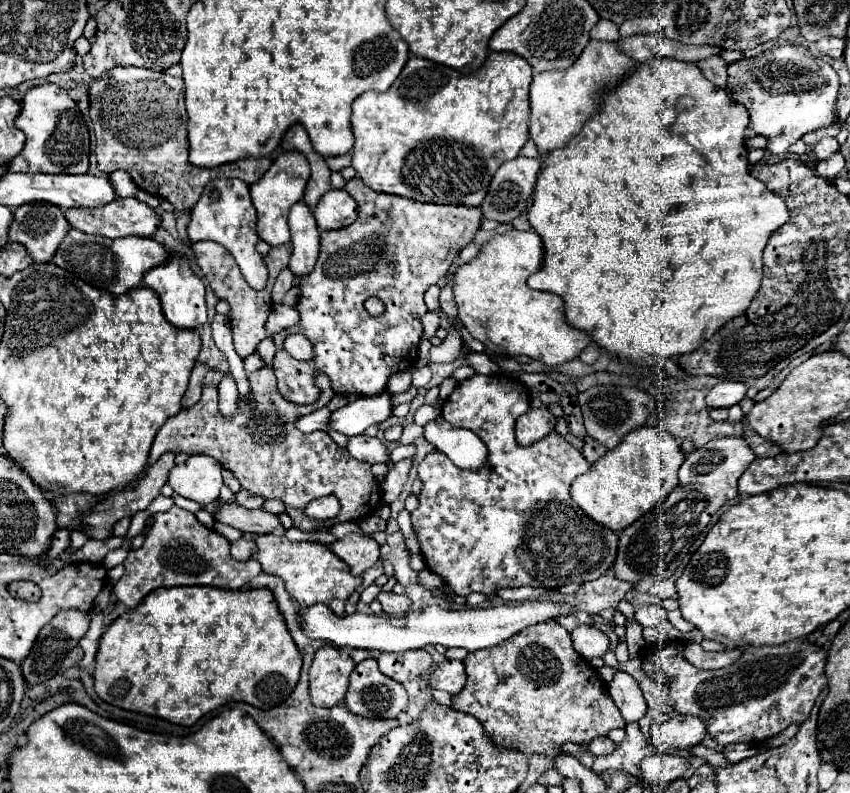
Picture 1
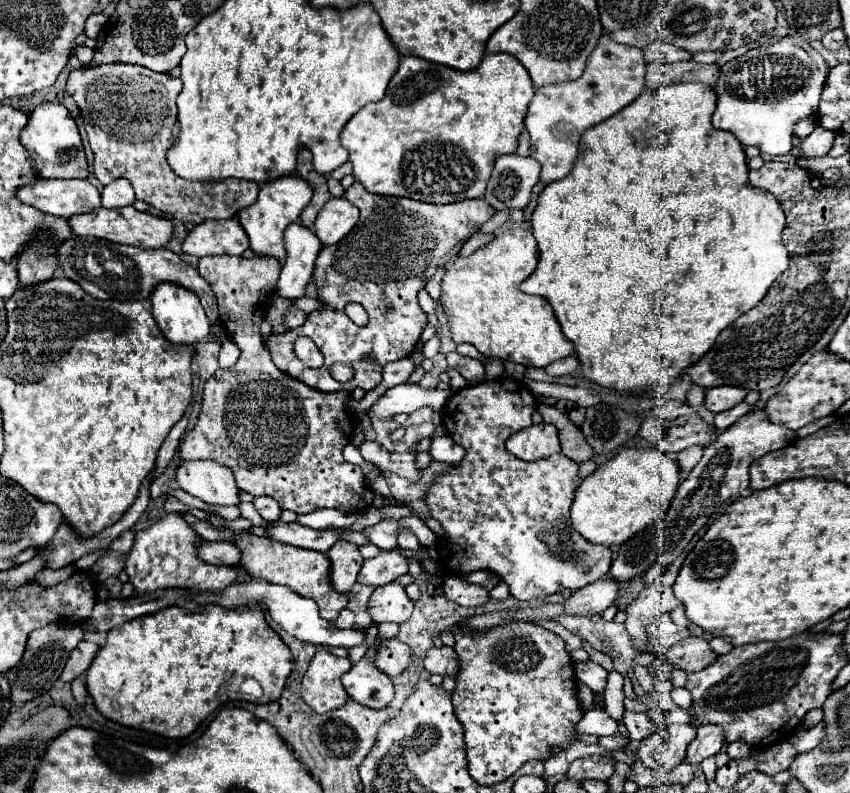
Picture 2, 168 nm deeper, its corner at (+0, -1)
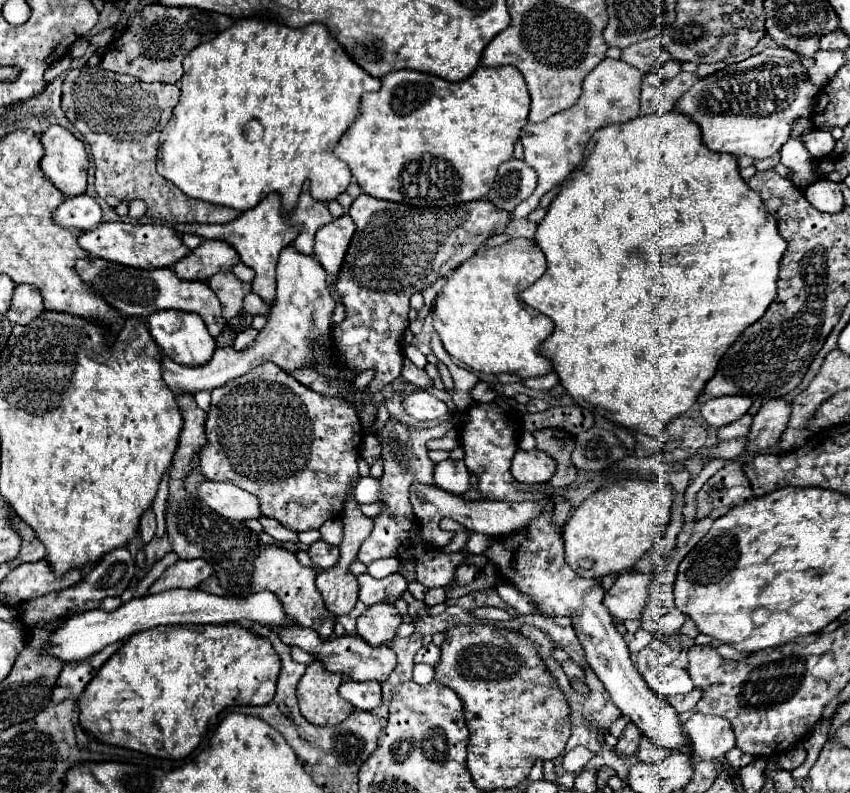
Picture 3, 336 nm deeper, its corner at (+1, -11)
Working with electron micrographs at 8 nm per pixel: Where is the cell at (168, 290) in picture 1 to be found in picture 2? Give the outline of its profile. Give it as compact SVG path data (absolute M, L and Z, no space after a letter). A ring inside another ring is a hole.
M159 283L151 293L151 303L153 303L153 317L163 335L171 343L199 343L209 339L211 321L207 319L199 303L199 297L193 291L187 291L177 283Z

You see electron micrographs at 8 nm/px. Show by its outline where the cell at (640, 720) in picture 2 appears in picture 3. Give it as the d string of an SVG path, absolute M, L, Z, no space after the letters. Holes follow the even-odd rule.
M642 735L640 749L638 749L638 755L636 757L642 763L662 763L668 757L668 751L664 751L662 747L654 747L654 743L650 743L650 739L646 739Z

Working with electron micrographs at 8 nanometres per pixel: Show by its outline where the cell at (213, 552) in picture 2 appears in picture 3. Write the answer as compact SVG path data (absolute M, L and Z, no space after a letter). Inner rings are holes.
M202 559L176 561L162 573L160 579L156 579L150 585L148 593L162 593L168 589L194 589L210 575L212 575L212 567Z

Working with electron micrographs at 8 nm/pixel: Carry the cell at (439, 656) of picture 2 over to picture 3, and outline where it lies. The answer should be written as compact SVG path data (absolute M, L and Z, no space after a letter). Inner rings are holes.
M430 643L430 645L424 645L416 655L414 655L414 661L416 663L428 663L428 665L436 665L438 663L438 655L440 655L440 649L434 645L434 643Z

